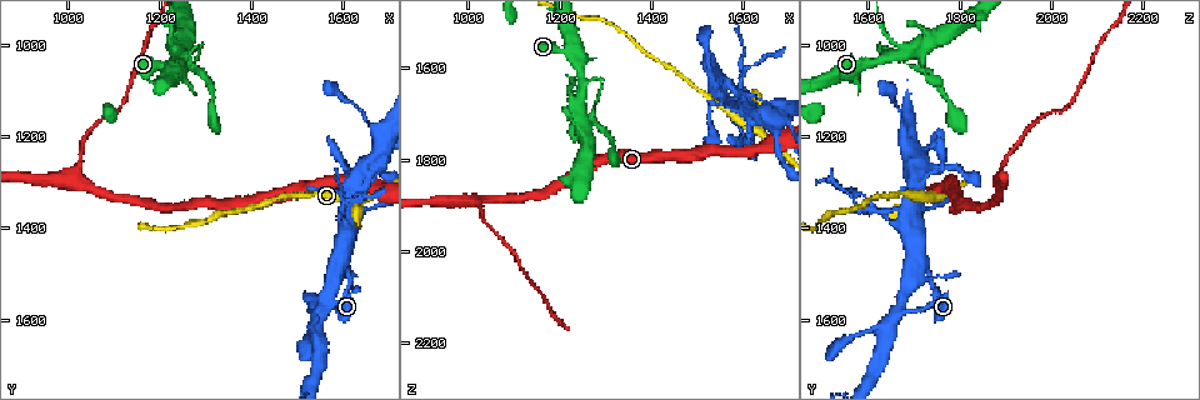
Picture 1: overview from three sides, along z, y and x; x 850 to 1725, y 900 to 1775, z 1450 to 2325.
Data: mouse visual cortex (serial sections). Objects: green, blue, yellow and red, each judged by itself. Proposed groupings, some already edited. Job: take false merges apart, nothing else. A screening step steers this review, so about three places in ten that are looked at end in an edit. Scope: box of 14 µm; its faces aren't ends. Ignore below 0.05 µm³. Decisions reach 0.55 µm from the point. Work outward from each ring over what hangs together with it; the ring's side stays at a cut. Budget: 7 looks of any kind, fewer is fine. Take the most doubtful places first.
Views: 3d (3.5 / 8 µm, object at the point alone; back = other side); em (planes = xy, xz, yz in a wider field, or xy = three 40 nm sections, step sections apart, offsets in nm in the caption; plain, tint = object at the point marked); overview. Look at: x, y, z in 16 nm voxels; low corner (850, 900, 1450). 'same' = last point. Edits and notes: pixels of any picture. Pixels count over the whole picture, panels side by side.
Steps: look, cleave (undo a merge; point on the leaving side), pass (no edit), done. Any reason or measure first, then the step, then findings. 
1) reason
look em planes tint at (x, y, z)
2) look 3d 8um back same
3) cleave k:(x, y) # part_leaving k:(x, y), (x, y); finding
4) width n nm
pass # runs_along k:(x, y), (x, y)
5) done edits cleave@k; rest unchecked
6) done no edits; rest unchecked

three-way junction
look 3d 3.5um back at (1020, 1295, 1895)

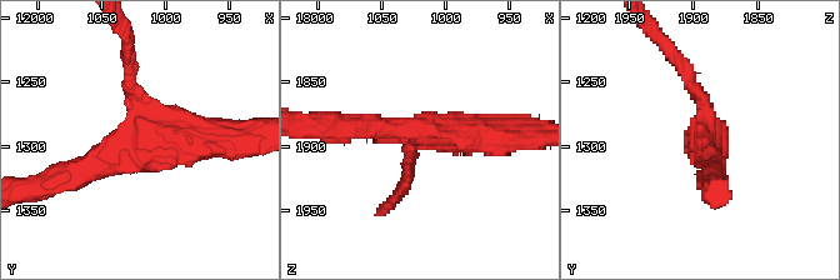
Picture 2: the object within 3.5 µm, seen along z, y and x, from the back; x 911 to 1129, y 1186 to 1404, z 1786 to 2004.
arms 3; arm_widths 200, 300, 400 nm; now the EM
look em xy step 2 tint at (1018, 1296, 1888)

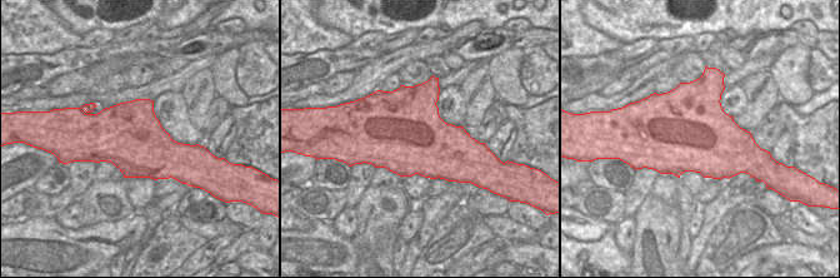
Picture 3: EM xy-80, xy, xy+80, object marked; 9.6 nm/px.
width 800 nm
pass # runs_along 2:(71, 174), (144, 139), (233, 135); continuous, no second cell

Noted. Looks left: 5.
abrupt turn
look 3d 3.5um at (1630, 1330, 1745)

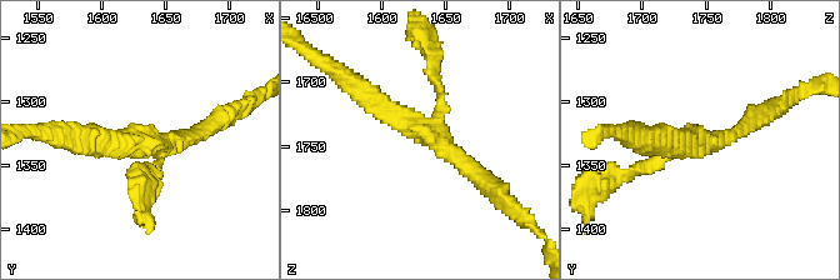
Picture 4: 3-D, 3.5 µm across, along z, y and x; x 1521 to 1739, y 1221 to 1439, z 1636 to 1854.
arms 3; arm_widths 150, 200, 300 nm; need the tissue
look em xy step 5 tint at (1634, 1328, 1740)

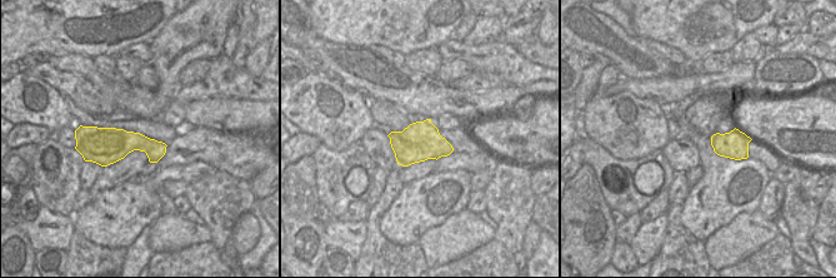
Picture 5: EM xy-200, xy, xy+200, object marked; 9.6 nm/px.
width 380 nm
cleave 4:(626, 173) # part_leaving 4:(440, 103), (425, 33); two cells meet here

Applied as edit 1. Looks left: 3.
look 3d 8um at (1595, 1365, 1615)

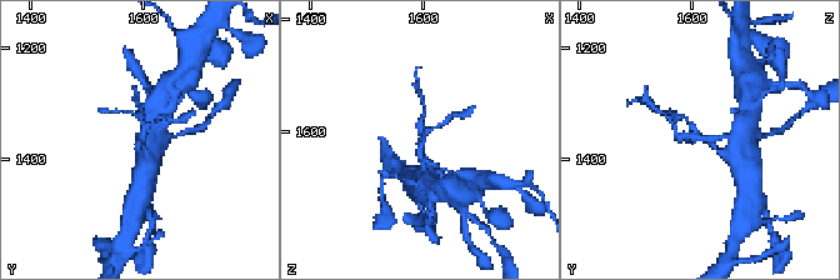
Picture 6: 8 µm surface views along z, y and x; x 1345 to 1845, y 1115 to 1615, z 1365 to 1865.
look 3d 3.5um at (1595, 1355, 1610)

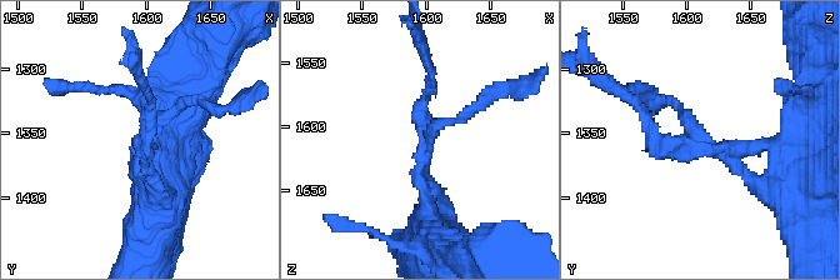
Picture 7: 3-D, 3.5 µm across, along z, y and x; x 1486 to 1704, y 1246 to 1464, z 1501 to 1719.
shape alone is not enough
look em xy step 5 tint at (1598, 1360, 1610)

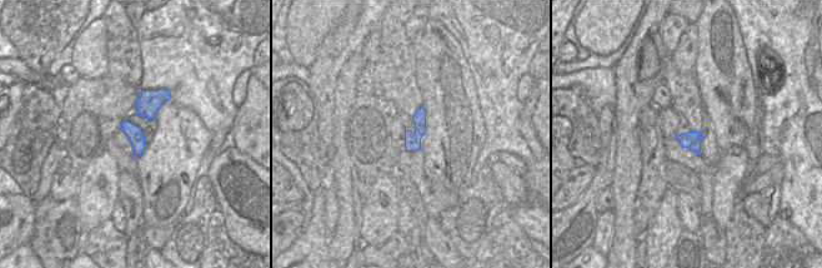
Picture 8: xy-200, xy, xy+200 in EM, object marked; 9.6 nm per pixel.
cleave 7:(645, 126) # part_leaving 7:(724, 150), (653, 139), (630, 100); a second cell is stuck on

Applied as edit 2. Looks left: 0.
done edits cleave@4, cleave@7; rest unchecked

